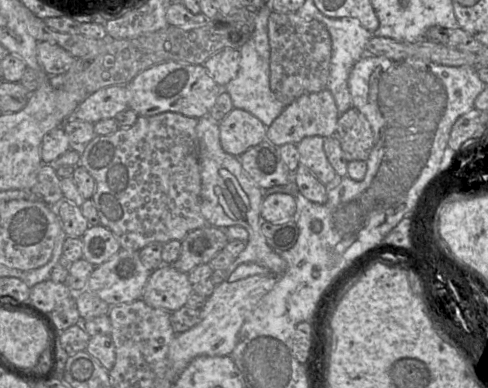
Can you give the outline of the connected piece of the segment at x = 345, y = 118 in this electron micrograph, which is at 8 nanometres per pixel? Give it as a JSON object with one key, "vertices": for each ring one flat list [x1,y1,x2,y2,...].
{"vertices":[[351,107,339,116,333,137,338,140,348,162,368,160,374,145,373,131,366,117,355,107]]}

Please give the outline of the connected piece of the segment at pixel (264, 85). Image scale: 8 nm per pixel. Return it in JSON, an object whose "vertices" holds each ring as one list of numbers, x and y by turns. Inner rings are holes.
{"vertices":[[266,3,257,10,255,29,248,41,239,48,239,70,236,76,223,88,230,95,234,108,250,112,261,120,266,127,270,126,286,107,275,97,270,88,270,45,268,39,268,18,271,13,272,10]]}

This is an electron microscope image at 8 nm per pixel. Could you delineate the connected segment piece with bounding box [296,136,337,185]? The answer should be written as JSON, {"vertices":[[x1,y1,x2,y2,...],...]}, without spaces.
{"vertices":[[308,136,296,145,299,163,306,166,322,184,328,185,335,180,337,174,327,159,323,144,323,137]]}

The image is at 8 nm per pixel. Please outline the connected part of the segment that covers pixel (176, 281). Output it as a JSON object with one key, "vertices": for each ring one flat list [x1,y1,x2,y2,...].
{"vertices":[[163,264,151,271,141,299,153,308,173,312,185,306,192,286,187,273]]}

